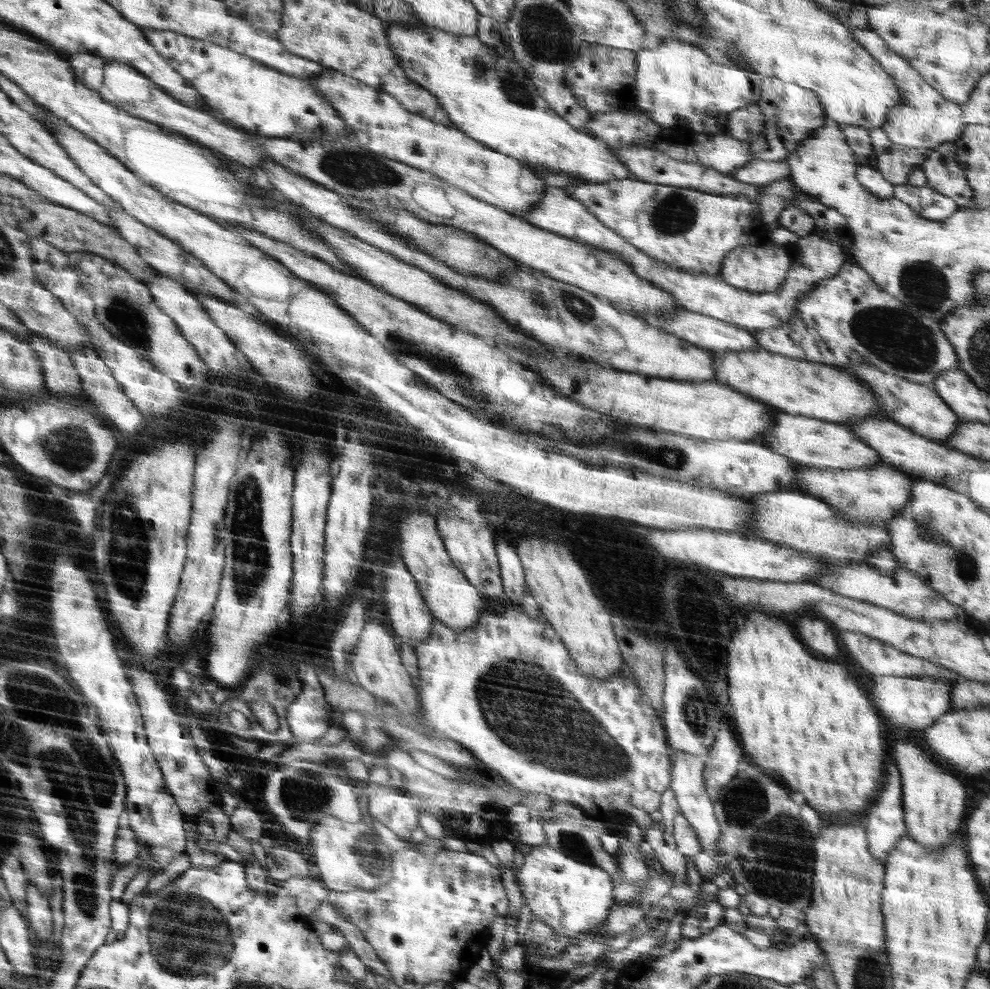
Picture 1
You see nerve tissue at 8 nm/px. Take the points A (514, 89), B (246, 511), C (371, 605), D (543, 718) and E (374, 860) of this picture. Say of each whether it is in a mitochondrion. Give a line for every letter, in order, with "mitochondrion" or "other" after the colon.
A: mitochondrion
B: mitochondrion
C: other
D: mitochondrion
E: mitochondrion

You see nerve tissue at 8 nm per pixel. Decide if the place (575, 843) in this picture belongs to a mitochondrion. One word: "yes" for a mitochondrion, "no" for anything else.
yes

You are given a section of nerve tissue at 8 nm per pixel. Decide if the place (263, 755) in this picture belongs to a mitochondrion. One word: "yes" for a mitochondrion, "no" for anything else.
no

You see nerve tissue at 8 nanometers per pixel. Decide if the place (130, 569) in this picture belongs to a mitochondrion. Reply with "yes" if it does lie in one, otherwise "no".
yes

